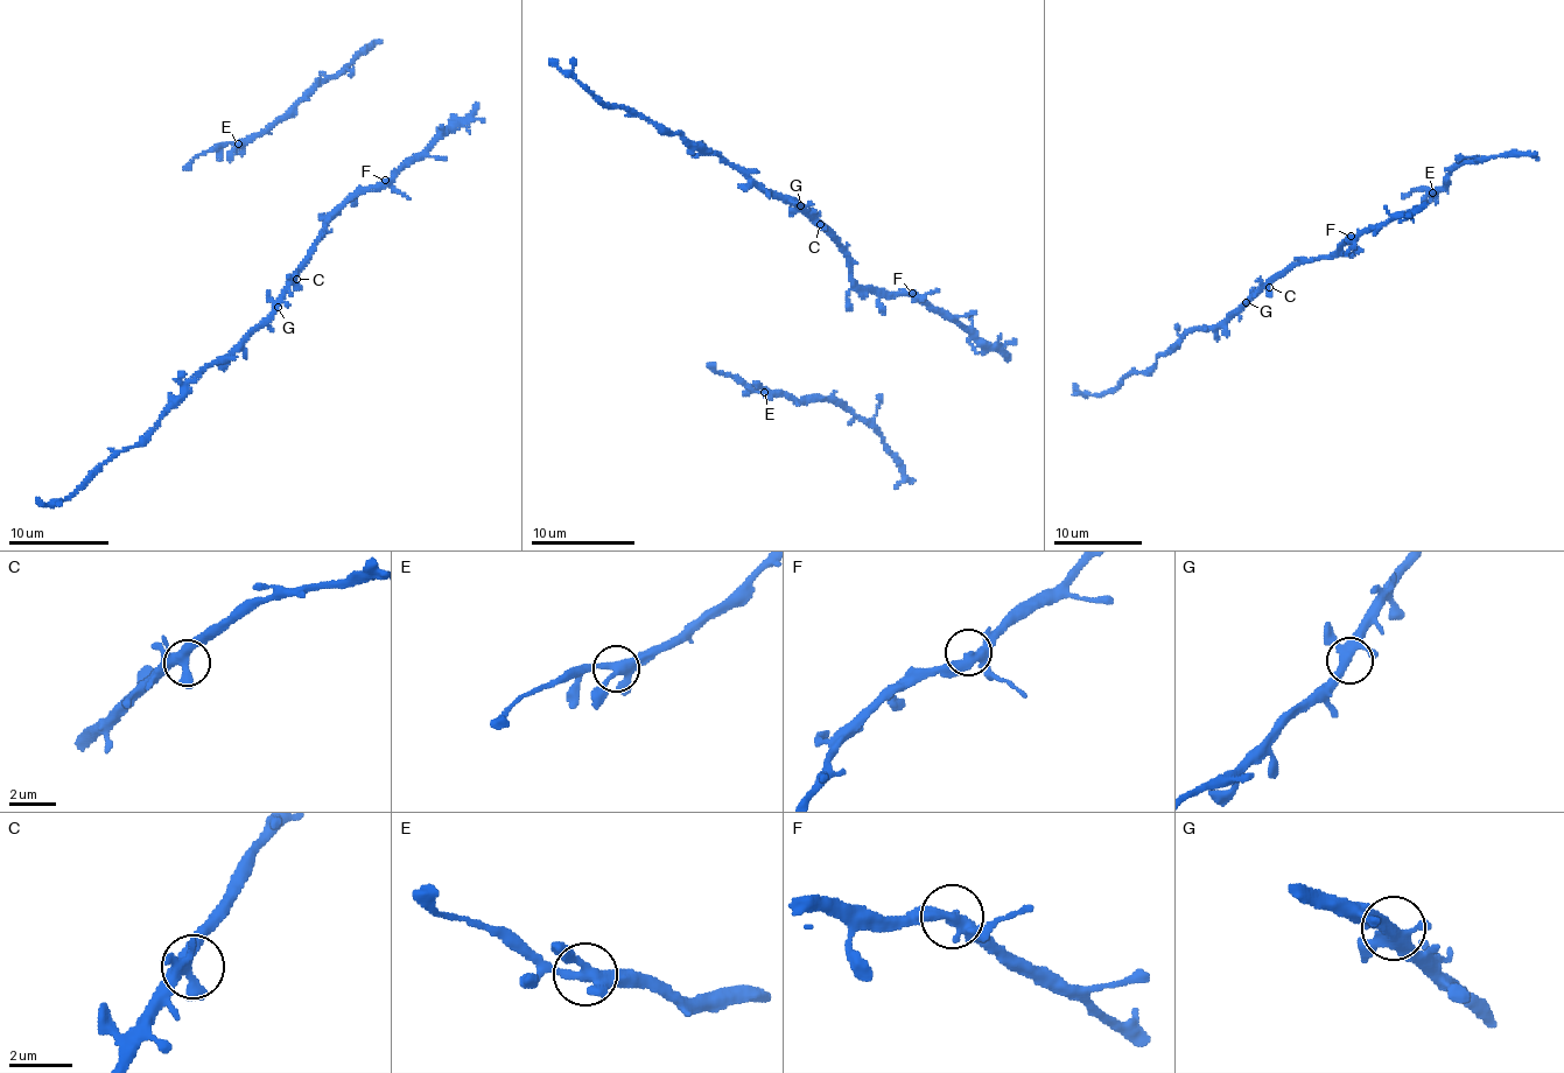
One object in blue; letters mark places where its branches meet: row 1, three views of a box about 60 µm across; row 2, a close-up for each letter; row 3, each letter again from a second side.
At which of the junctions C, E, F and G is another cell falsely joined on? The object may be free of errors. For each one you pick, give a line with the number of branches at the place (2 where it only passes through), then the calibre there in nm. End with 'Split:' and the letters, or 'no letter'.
Split: no letter

